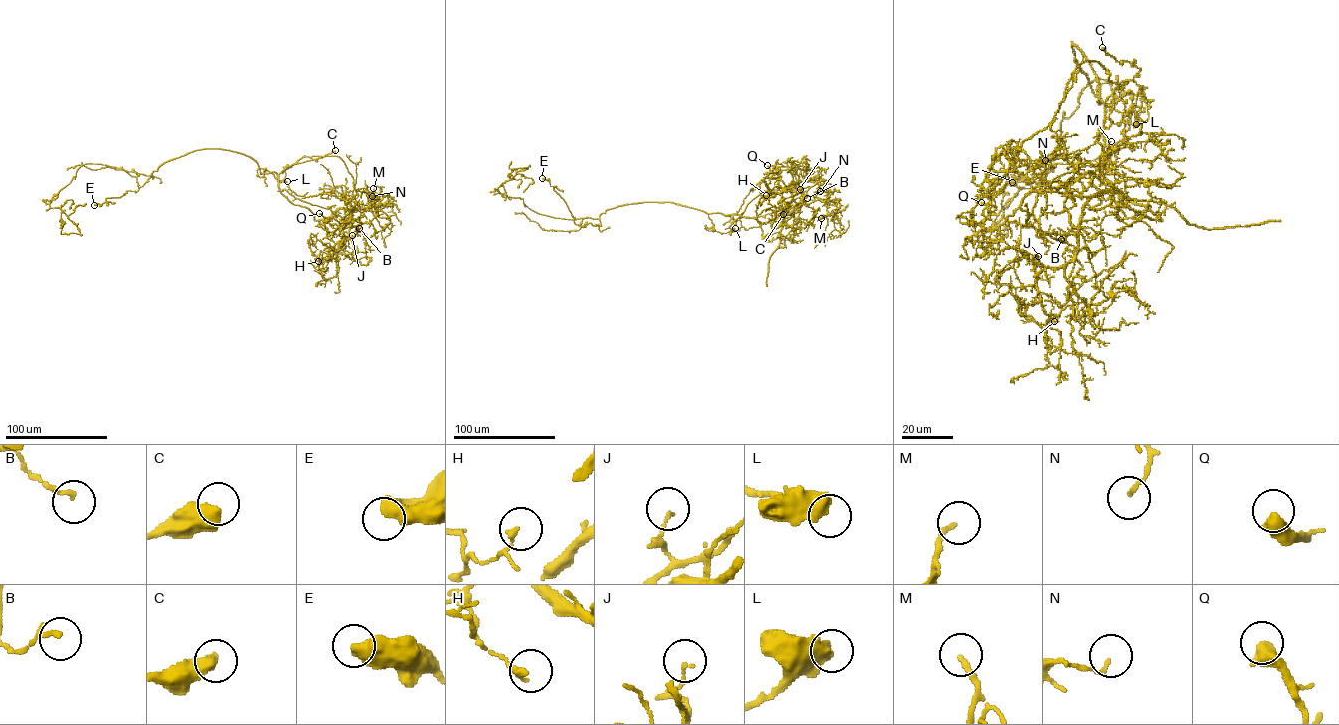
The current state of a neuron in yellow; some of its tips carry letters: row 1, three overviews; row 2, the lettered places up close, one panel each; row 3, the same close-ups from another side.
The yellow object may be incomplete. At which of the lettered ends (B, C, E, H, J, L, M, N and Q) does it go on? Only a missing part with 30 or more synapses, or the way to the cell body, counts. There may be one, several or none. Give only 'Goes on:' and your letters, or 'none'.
Goes on: none

